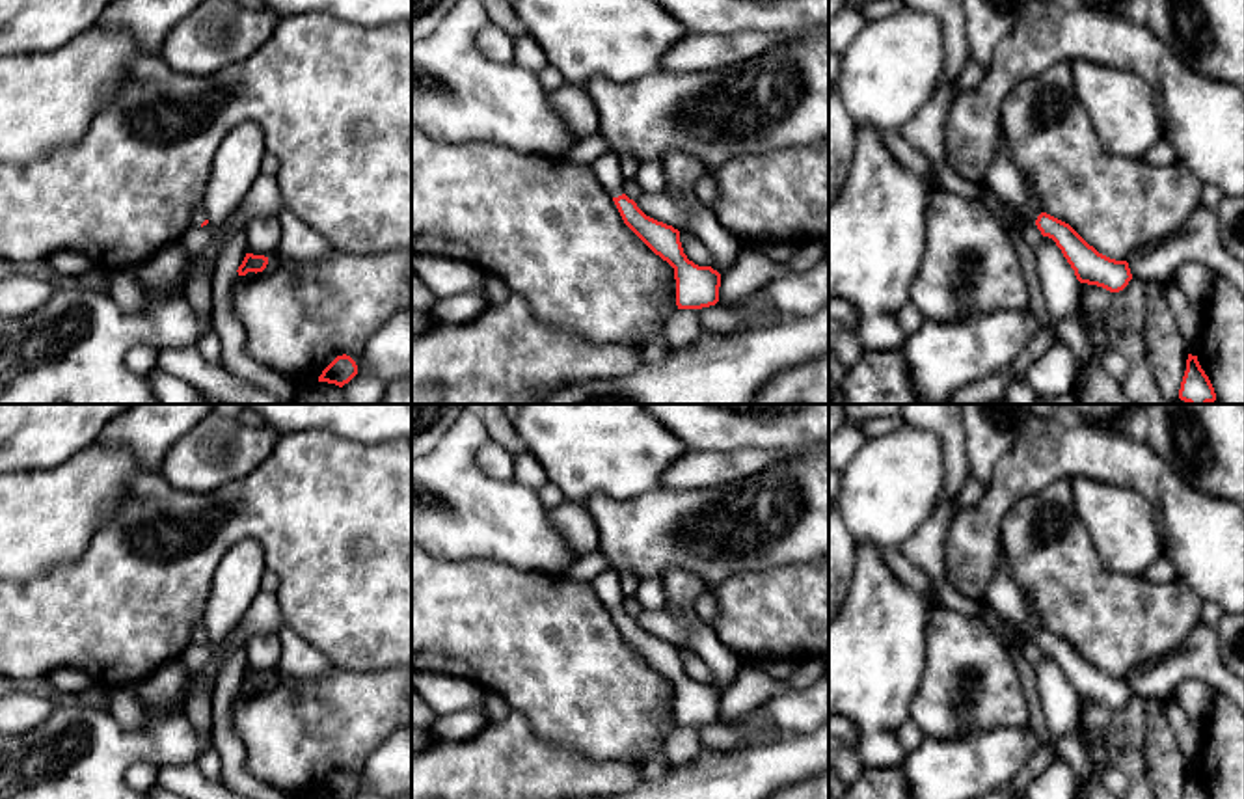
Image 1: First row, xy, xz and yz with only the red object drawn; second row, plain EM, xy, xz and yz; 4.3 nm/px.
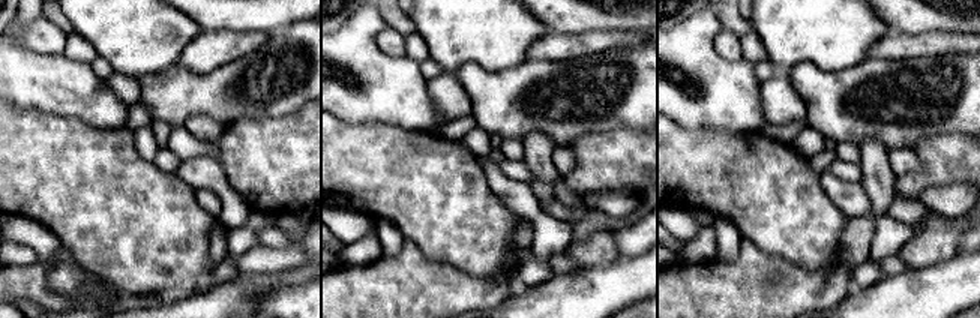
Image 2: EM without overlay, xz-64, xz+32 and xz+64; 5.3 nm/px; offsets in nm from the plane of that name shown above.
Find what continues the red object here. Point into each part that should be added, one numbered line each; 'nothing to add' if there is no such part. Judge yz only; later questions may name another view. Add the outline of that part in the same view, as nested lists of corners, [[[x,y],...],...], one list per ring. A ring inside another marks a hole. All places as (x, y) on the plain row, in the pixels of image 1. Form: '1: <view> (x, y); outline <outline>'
1: yz (1004, 596); outline [[[1002,549],[996,561],[996,574],[985,592],[985,600],[993,611],[1015,631],[1021,646],[1026,639],[1037,637],[1039,631],[1030,624],[1028,618],[1024,594],[1011,577],[1009,564]]]

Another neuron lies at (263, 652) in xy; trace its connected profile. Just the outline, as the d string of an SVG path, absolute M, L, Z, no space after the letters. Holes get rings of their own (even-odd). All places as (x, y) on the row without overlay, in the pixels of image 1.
M276 633L257 635L246 644L248 670L270 672L279 667L281 641Z

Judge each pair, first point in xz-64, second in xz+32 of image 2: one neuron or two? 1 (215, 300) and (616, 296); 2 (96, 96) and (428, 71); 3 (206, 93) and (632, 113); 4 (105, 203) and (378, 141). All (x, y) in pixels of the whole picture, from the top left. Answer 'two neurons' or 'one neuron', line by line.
1: one neuron
2: two neurons
3: one neuron
4: one neuron

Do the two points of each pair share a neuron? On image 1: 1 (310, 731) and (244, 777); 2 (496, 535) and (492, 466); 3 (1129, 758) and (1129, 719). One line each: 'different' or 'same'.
1: different
2: different
3: same

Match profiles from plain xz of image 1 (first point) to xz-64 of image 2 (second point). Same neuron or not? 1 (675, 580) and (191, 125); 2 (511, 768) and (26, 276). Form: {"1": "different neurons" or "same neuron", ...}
{"1": "same neuron", "2": "same neuron"}

